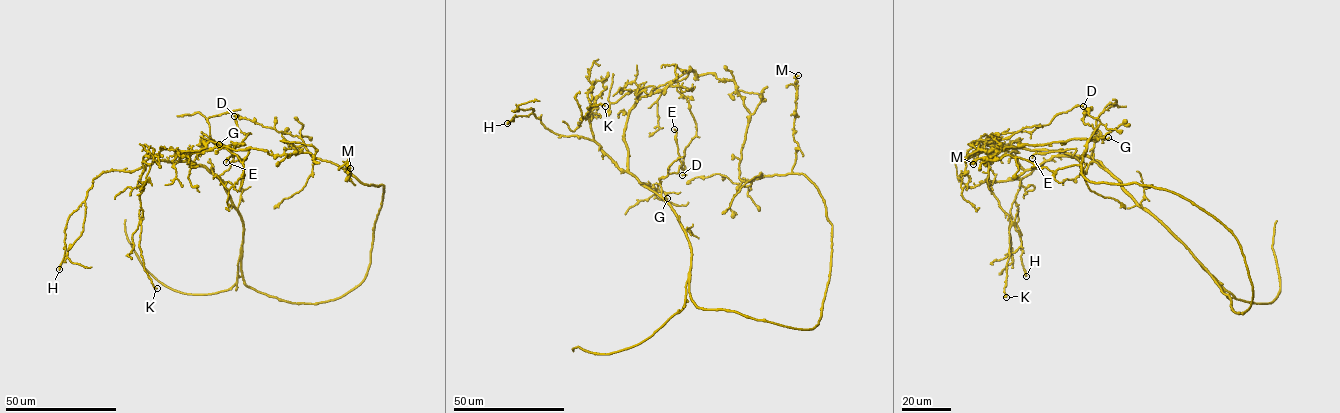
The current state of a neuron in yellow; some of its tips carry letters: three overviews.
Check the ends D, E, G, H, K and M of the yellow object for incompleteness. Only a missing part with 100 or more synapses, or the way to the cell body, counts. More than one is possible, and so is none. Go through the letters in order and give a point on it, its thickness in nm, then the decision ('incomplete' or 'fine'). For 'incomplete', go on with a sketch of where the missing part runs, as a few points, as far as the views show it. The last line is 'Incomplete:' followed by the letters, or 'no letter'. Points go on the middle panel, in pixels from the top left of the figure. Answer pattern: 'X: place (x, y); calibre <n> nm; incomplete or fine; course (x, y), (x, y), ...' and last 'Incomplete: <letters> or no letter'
D: place (682, 175); calibre 140 nm; fine
E: place (674, 129); calibre 120 nm; fine
G: place (667, 198); calibre 160 nm; fine
H: place (507, 123); calibre 320 nm; fine
K: place (605, 106); calibre 110 nm; fine
M: place (798, 75); calibre 180 nm; fine
Incomplete: no letter

